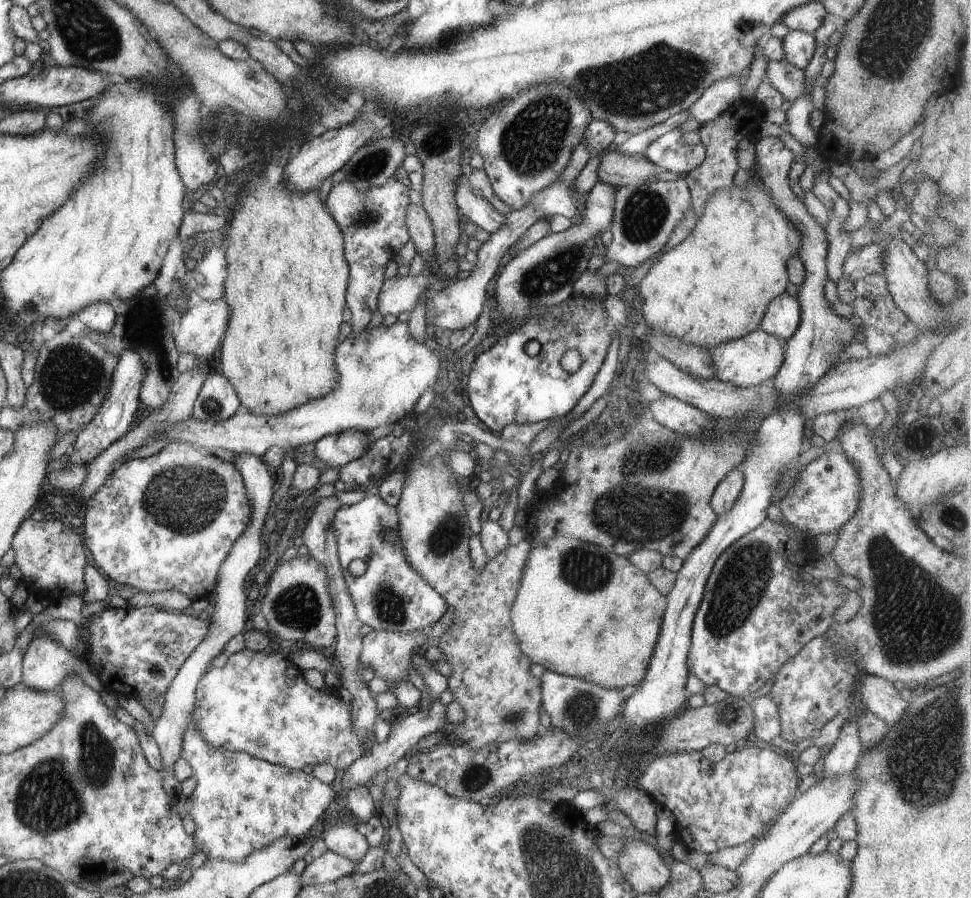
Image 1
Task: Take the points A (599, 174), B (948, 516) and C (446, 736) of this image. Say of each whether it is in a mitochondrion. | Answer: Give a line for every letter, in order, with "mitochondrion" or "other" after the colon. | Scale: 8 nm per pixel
A: other
B: mitochondrion
C: other

